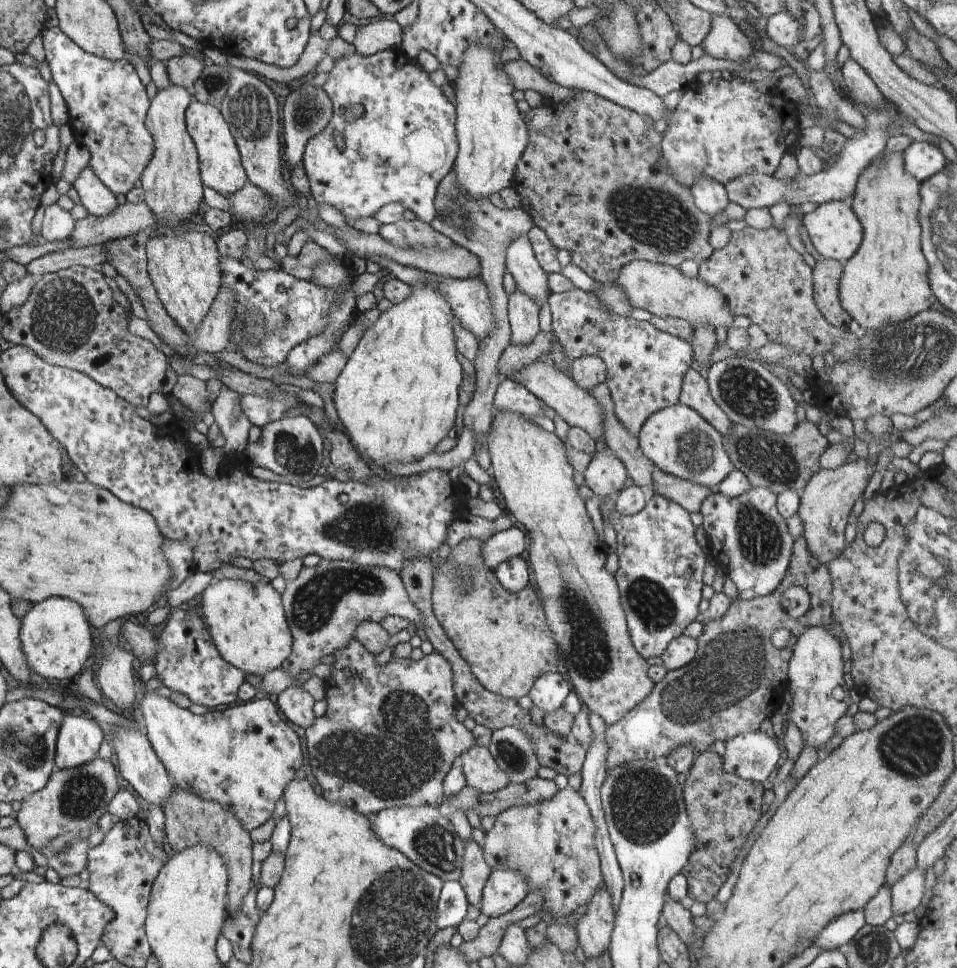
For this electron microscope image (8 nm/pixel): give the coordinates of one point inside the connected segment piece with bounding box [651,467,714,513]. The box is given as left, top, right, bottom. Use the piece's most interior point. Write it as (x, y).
(689, 495)

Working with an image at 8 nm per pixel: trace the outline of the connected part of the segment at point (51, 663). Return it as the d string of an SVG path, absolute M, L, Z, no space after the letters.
M52 597L35 603L22 624L22 645L33 673L46 680L68 680L82 672L92 652L92 628L83 605L66 597Z

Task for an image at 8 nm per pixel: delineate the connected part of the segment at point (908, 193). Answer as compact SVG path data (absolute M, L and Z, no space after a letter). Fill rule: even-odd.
M900 152L870 164L859 176L850 204L862 223L863 241L843 267L839 299L842 308L861 326L861 331L900 324L928 310L936 302L930 290L929 264L921 249L921 224L918 218L920 185L917 178L906 172Z

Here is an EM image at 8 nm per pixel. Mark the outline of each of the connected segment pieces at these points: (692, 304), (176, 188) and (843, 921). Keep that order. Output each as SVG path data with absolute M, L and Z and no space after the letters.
M632 261L619 270L614 284L624 291L632 308L648 310L658 318L681 318L692 326L710 323L714 328L724 326L728 330L732 327L734 316L719 290L699 278L685 277L679 268L650 261Z
M171 84L158 90L147 116L147 127L155 137L155 151L147 170L143 172L141 187L145 190L145 203L154 213L155 228L172 234L184 232L178 228L190 224L190 220L198 216L196 212L204 200L198 149L186 123L187 108L193 99L187 89Z
M863 909L847 912L836 919L832 919L818 935L812 945L822 951L838 949L850 942L856 933L866 924Z

